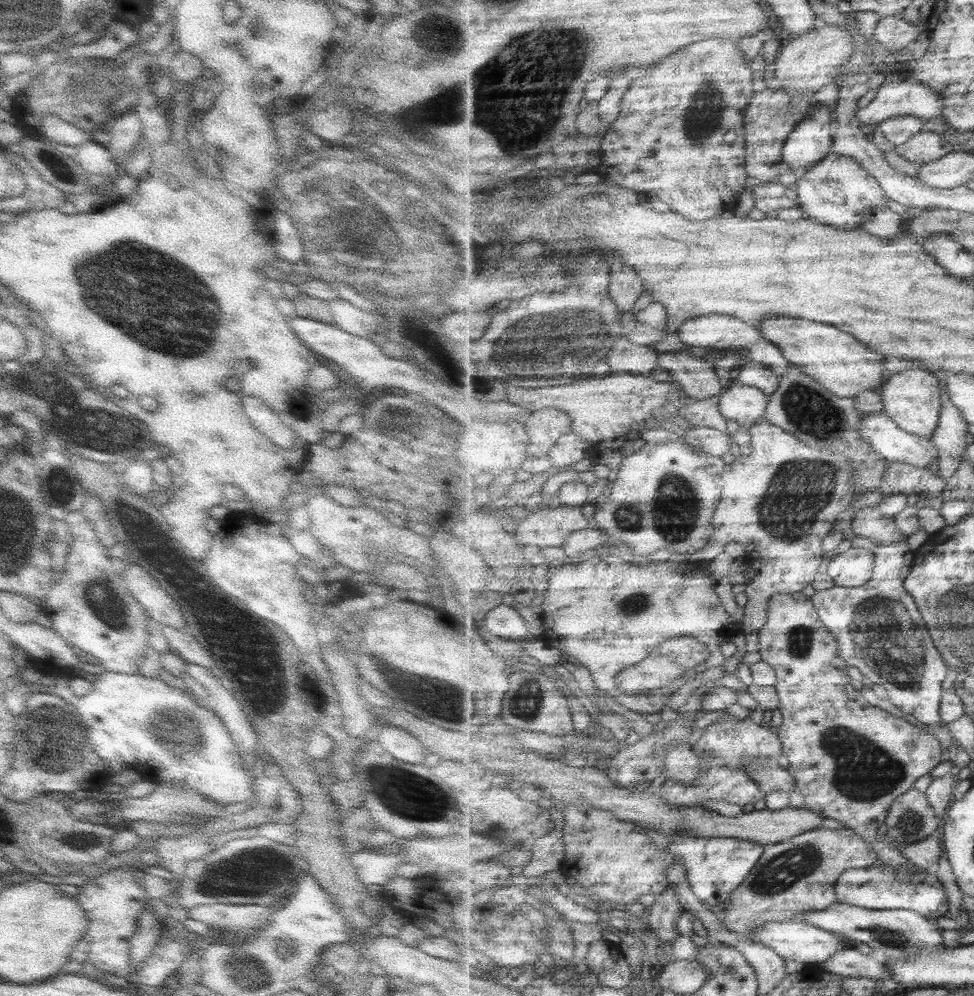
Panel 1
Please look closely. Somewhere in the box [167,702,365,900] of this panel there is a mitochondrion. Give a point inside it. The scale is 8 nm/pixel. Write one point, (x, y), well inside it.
(257, 873)

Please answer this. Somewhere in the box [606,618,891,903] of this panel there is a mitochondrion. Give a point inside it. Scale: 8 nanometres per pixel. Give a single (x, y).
(781, 871)

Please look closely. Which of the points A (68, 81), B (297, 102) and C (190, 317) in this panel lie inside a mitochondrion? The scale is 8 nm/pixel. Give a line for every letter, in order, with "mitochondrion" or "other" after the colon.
A: other
B: other
C: mitochondrion

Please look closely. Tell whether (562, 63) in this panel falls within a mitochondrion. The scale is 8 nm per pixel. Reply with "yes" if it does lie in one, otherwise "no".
yes

